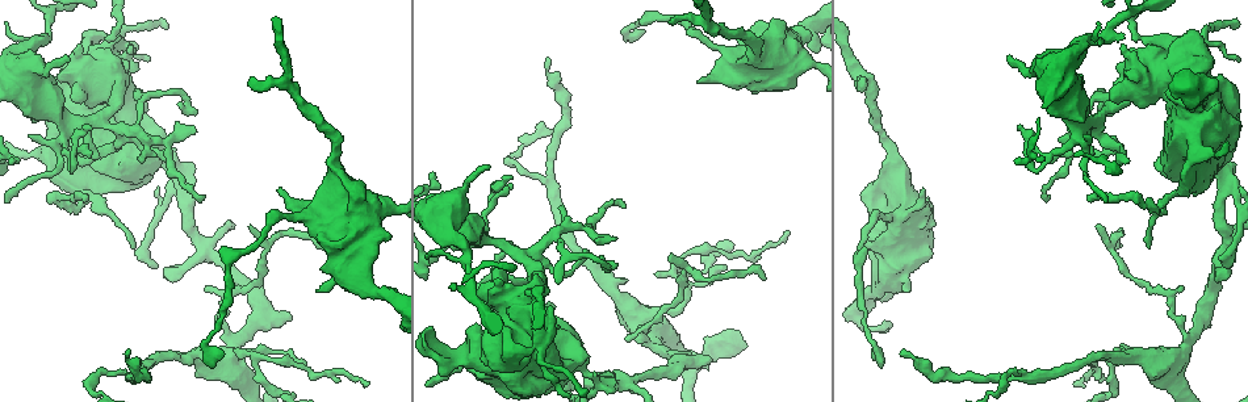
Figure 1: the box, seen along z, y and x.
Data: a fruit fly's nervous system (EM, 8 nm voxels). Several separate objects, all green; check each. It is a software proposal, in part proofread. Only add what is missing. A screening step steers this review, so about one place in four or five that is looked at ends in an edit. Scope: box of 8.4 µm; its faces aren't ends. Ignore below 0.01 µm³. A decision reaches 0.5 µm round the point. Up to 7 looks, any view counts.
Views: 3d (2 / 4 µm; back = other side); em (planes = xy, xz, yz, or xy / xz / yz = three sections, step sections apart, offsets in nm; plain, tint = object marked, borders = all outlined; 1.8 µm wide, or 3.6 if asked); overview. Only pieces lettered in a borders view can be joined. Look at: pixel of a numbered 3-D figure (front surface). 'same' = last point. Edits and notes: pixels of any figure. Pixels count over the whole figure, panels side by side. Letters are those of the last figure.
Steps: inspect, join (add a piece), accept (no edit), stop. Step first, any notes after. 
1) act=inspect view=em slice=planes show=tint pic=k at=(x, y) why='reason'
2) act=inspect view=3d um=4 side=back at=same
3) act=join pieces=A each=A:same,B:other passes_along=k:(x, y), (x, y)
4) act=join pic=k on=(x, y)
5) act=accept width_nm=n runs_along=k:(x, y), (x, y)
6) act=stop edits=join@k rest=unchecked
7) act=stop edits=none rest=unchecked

act=inspect view=3d um=4 side=back pic=1 at=(1046, 156) why='abrupt turn'

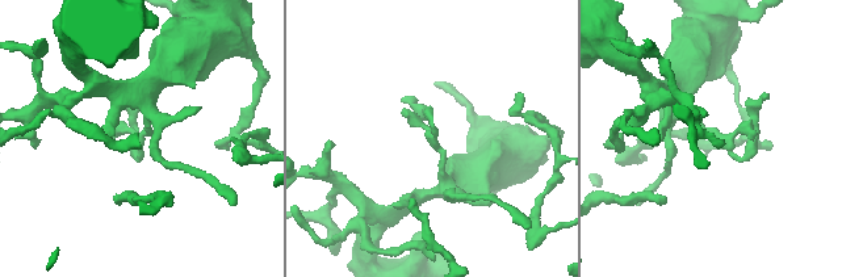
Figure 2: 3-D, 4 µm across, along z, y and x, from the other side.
act=inspect view=em slice=yz step=4 show=tint pic=2 at=(432, 137)

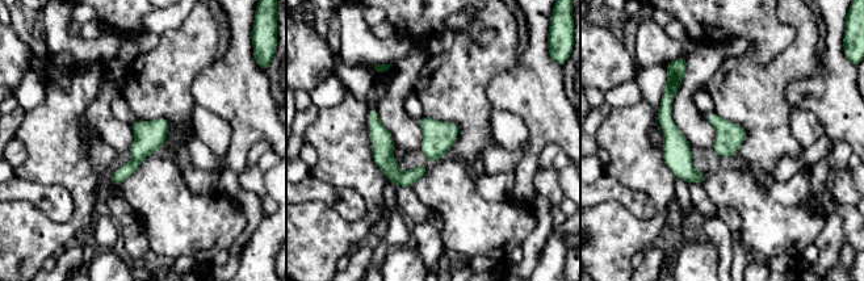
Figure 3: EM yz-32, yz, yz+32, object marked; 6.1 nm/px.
act=inspect view=em slice=planes show=borders at=same why='another direction'

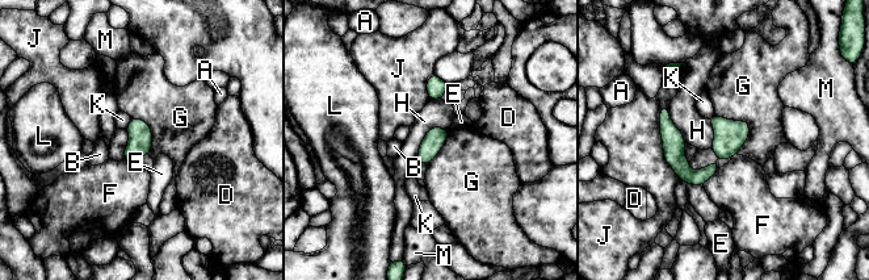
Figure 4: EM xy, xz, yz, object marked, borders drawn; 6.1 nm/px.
act=accept width_nm=120 each=A:other,B:other,D:other,E:other,F:other,G:other,H:other,J:other,K:other,L:other,M:other border=4:(448, 129), (432, 128), (415, 159) found='no lettered piece goes on from it'

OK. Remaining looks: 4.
act=inspect view=3d um=2 pic=1 at=(550, 59) why='thin end'

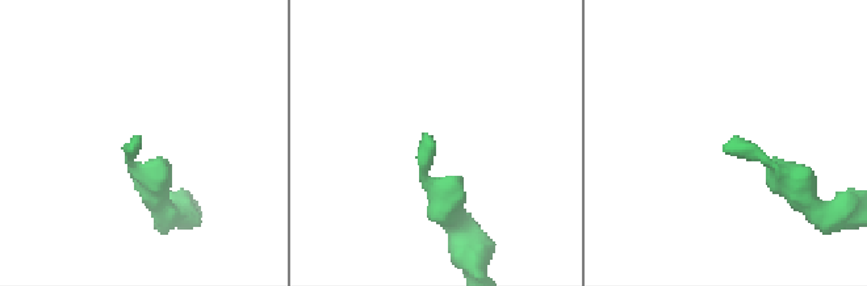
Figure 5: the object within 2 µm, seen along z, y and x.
act=inspect view=em slice=planes show=borders pic=5 at=(426, 133)

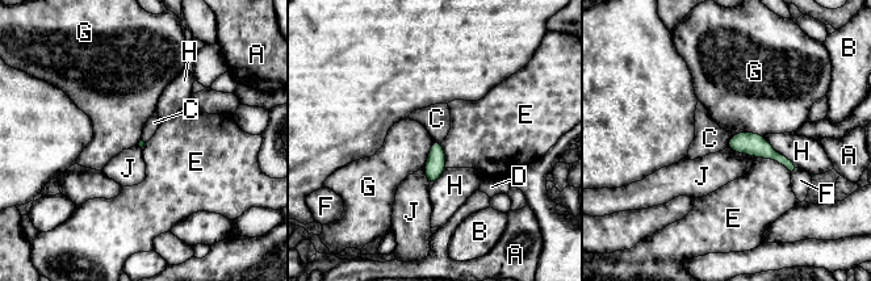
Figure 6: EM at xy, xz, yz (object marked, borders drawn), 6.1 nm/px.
act=accept each=A:other,B:other,C:other,D:other,E:other,F:other,G:other,H:other,J:other border=6:(731, 138), (727, 146) found='no lettered piece goes on from it'

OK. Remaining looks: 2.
act=inspect view=3d um=4 pic=1 at=(670, 252) why='an open end'

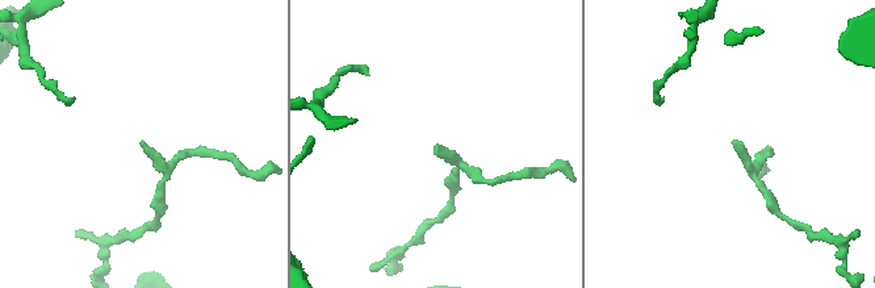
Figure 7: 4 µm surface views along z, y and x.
act=inspect view=em slice=planes show=borders pic=7 at=(437, 146)

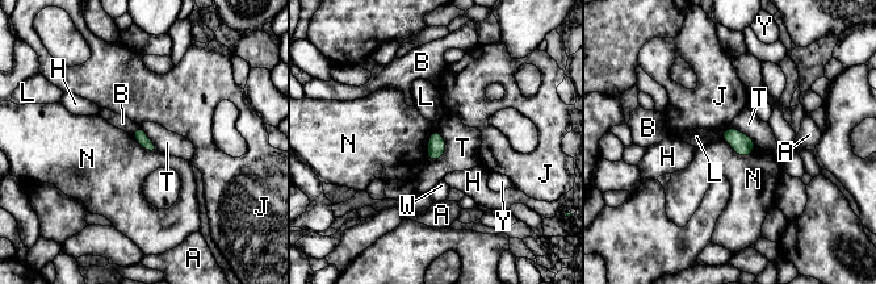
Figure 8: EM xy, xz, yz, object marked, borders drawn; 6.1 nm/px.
act=accept each=A:other,B:other,H:other,J:other,L:other,N:other,T:other,W:other,Y:other border=8:(720, 136), (741, 155), (755, 147) found='none of them fits'

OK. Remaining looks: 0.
act=stop edits=none rest=unchecked

